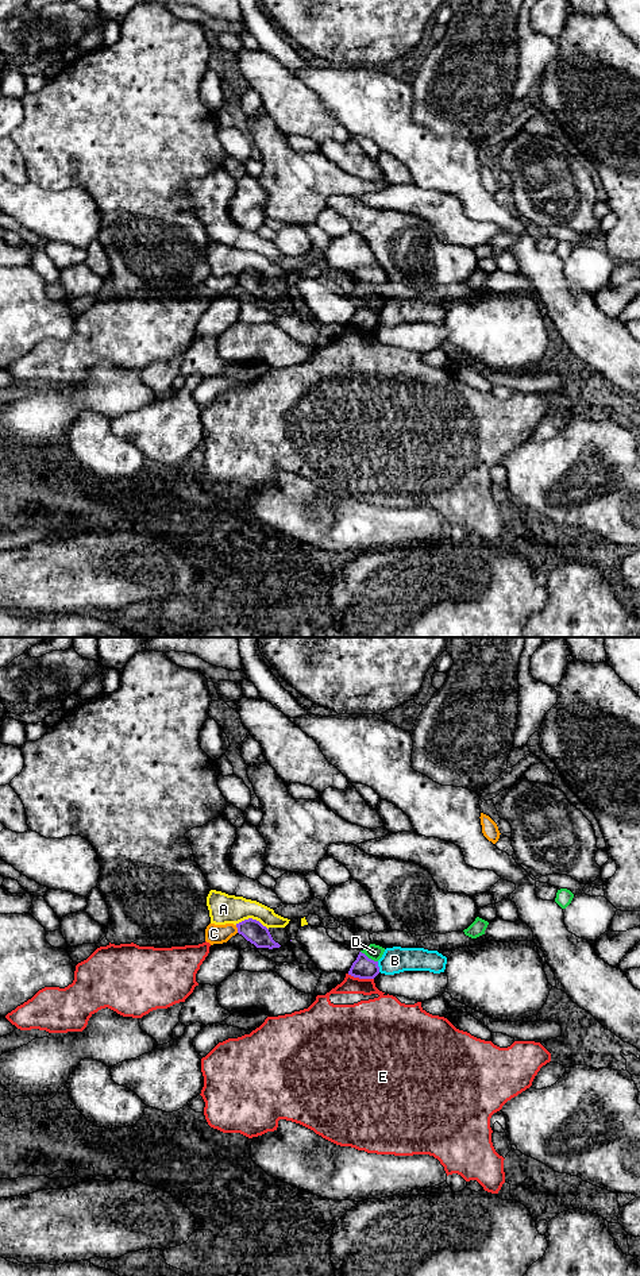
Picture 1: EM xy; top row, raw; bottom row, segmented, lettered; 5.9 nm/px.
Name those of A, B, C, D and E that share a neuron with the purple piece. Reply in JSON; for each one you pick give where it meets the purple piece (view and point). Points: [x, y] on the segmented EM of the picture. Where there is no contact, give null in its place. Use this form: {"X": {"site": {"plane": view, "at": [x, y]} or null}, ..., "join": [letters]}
{"join": []}

